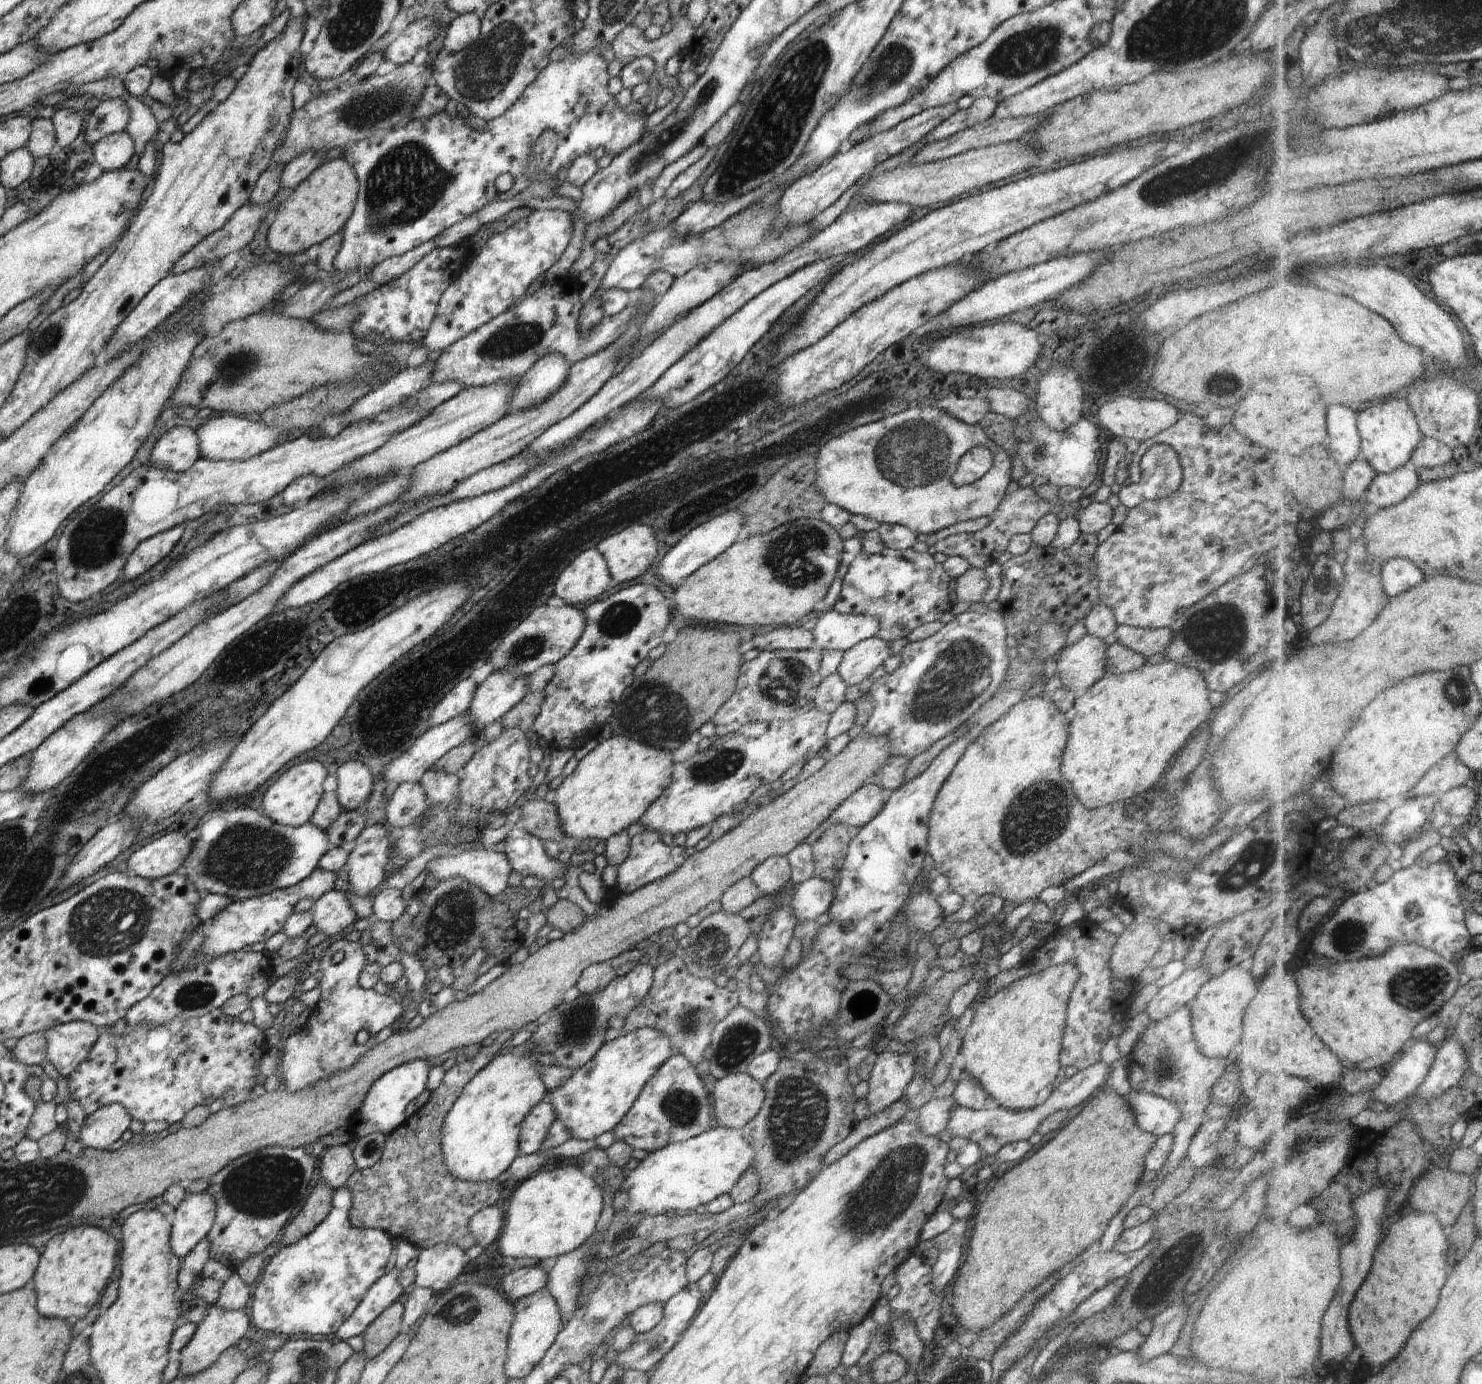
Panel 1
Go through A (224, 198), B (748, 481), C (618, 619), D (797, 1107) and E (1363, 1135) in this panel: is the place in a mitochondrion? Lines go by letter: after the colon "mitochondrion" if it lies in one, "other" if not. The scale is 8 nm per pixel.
A: other
B: other
C: mitochondrion
D: mitochondrion
E: other

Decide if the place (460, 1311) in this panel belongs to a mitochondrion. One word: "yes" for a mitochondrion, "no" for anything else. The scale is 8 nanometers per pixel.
yes

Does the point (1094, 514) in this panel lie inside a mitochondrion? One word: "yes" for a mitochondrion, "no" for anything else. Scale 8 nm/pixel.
no

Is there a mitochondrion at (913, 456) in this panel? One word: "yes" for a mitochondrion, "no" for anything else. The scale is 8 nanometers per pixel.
yes

